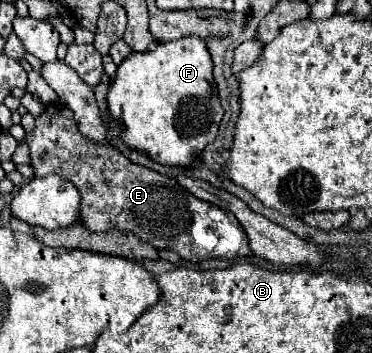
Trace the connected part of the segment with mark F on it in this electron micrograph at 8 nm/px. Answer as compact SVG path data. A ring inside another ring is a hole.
M181 37L169 43L157 43L145 53L129 53L129 57L117 67L117 73L107 89L107 111L121 121L121 139L127 147L137 149L161 165L187 167L191 157L197 157L205 145L209 145L223 119L223 107L213 93L211 57L201 37Z

